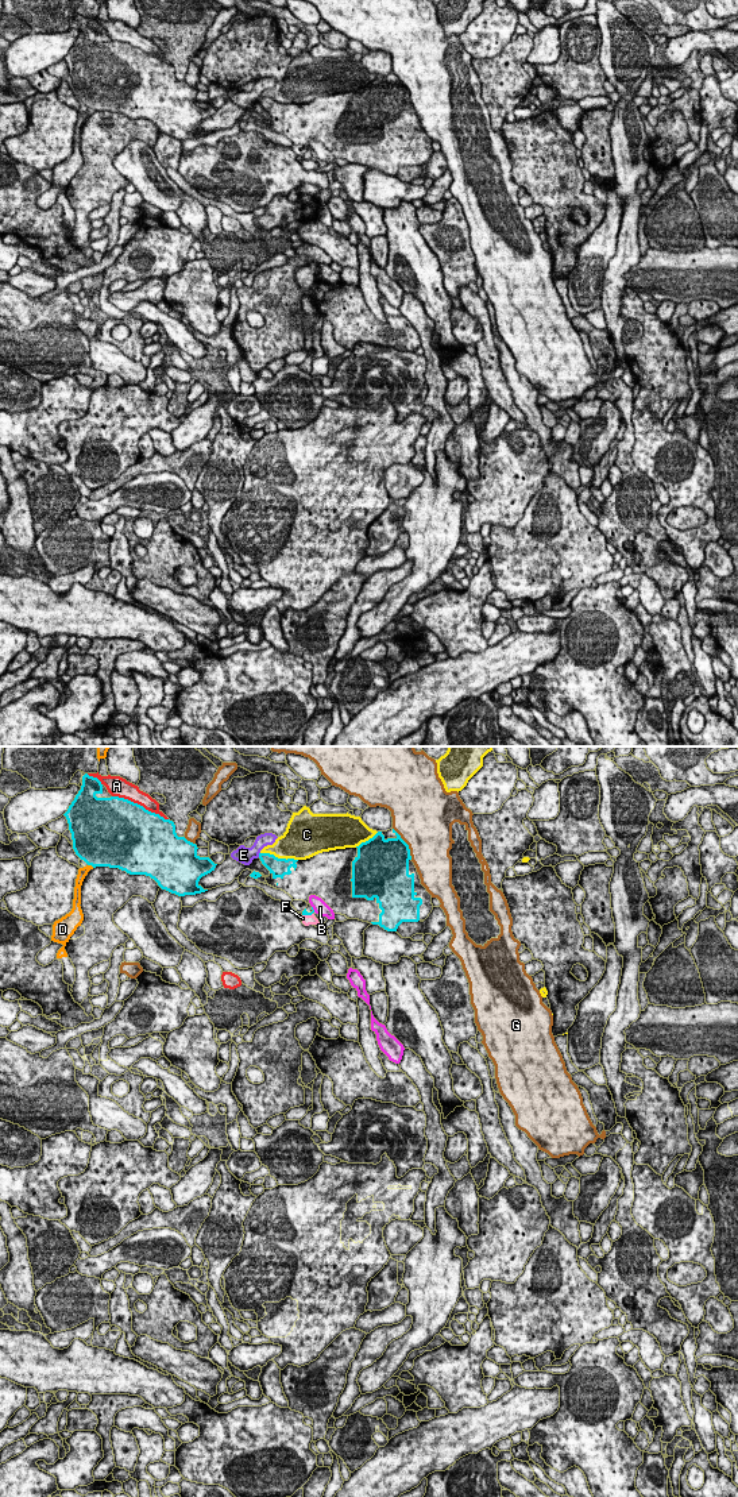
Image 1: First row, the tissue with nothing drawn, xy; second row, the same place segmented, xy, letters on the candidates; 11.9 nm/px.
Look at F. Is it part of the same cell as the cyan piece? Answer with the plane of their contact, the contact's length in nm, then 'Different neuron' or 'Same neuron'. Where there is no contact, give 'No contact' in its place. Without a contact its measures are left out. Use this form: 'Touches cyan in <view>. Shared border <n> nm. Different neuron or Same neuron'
Touches cyan in xy. Shared border 130 nm. Different neuron

